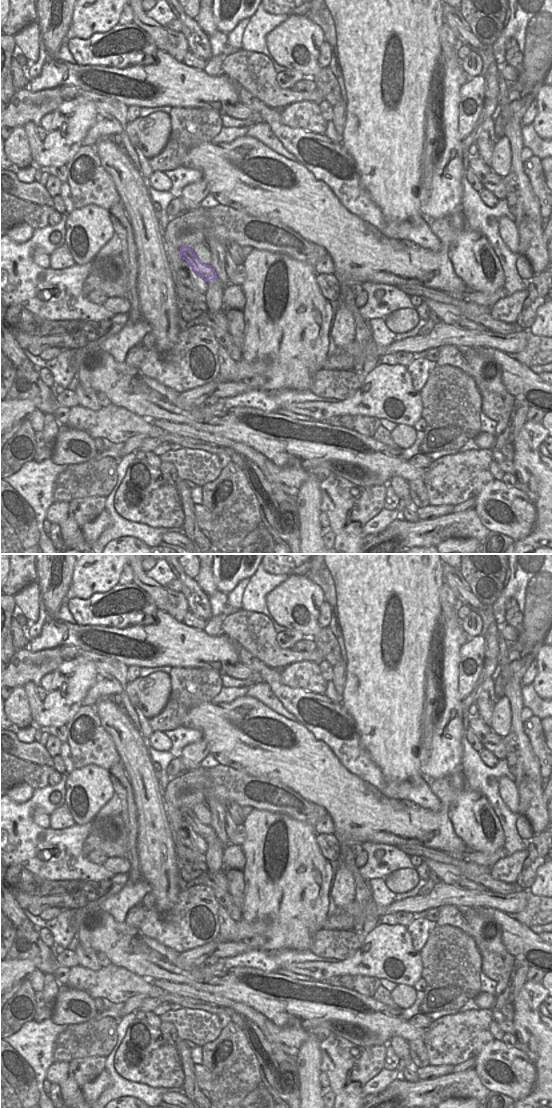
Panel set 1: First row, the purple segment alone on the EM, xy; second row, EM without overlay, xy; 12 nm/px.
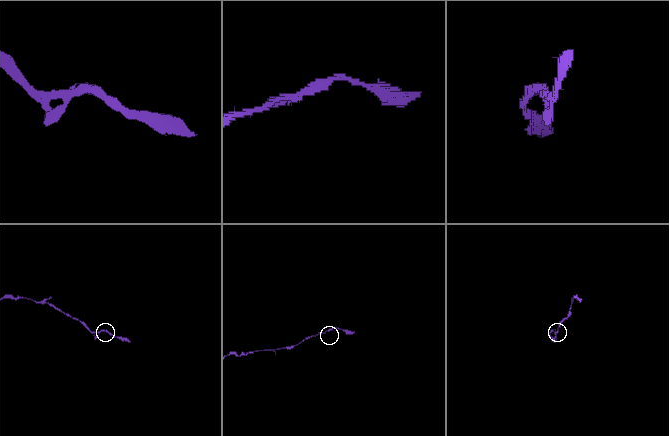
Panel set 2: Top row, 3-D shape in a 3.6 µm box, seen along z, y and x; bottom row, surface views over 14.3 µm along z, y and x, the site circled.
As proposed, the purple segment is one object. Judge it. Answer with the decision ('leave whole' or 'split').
split

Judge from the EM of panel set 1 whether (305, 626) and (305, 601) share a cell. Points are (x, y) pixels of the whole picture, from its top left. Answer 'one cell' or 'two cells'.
one cell

